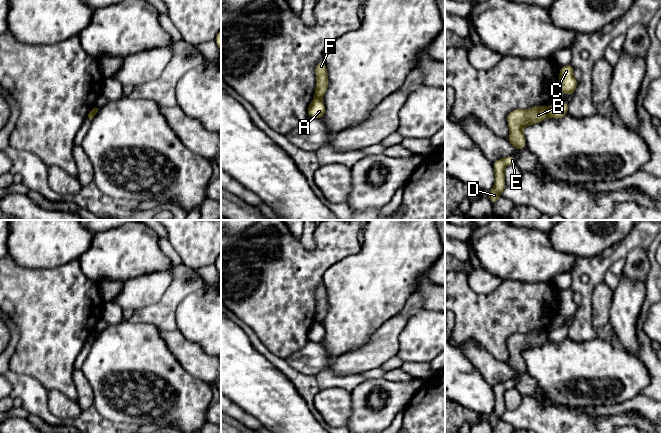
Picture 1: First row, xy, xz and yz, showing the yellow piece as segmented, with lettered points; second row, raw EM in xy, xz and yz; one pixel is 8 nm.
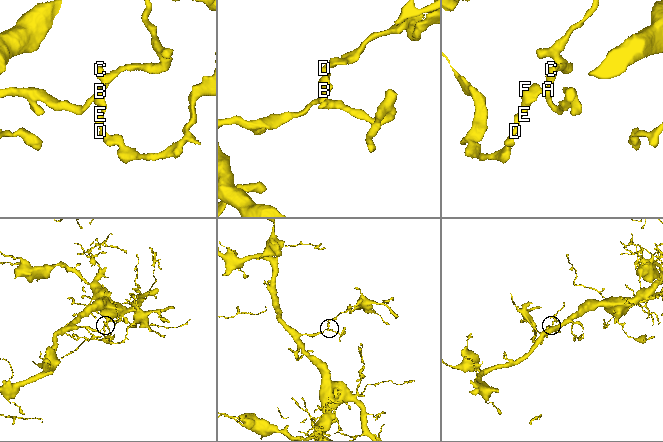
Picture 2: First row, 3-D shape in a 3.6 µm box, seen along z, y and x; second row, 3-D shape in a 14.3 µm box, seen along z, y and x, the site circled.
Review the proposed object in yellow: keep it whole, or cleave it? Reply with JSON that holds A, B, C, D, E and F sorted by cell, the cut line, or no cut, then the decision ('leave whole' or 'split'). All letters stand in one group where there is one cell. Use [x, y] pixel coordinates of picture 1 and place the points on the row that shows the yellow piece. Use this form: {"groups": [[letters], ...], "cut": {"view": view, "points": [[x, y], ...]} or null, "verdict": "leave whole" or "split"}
{"groups": [["A", "C"], ["B", "D", "E", "F"]], "cut": {"view": "yz", "points": [[548, 108], [546, 115]]}, "verdict": "split"}

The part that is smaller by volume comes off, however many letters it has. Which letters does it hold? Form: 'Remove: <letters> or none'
Remove: B, D, E, F

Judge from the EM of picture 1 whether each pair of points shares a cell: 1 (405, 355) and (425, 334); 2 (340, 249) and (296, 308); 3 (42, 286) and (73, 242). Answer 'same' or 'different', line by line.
1: same
2: same
3: different

